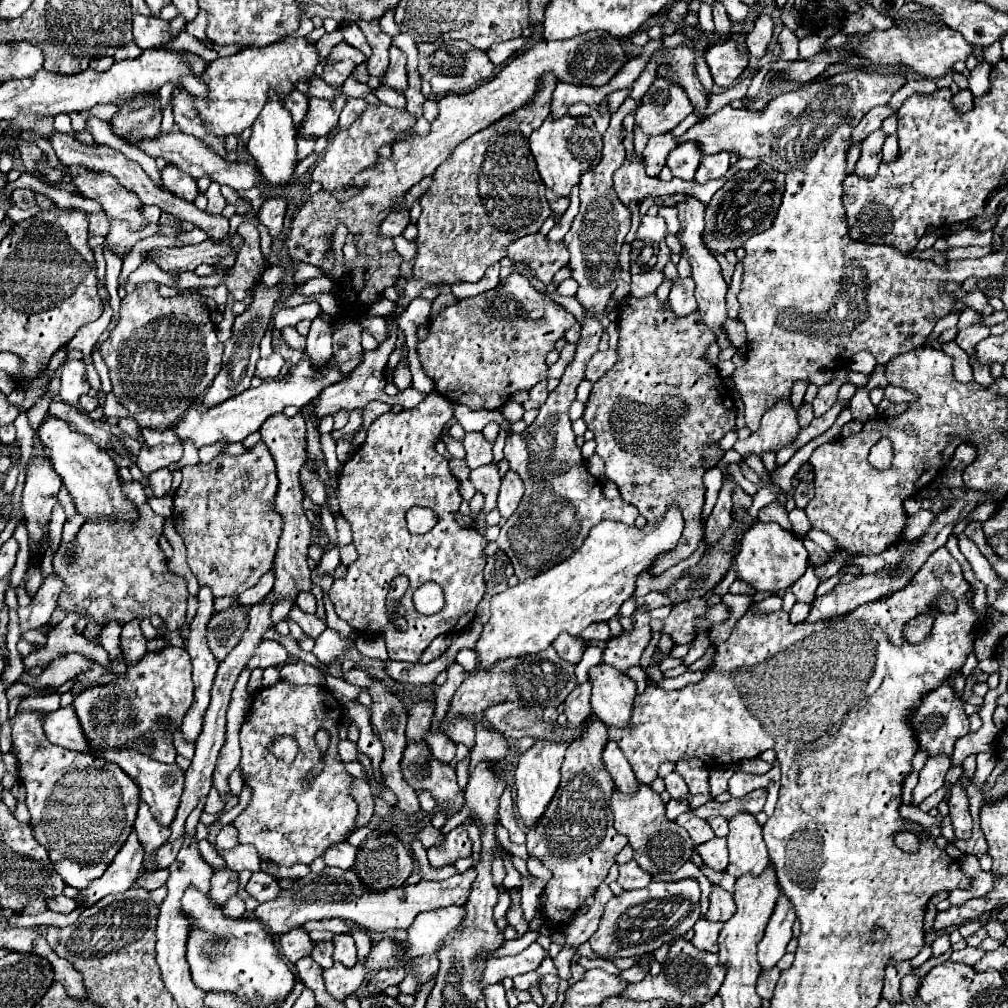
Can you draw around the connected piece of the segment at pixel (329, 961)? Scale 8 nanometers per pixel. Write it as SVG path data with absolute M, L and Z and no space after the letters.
M315 942L311 958L321 966L321 968L329 968L333 966L333 942Z

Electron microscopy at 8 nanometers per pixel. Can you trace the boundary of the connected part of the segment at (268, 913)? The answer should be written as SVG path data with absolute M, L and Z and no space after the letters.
M325 868L319 874L309 874L301 880L295 880L291 890L283 890L281 896L275 900L263 902L255 908L255 918L265 924L271 936L279 938L281 934L287 934L287 930L299 928L309 920L321 920L321 918L343 918L353 920L359 926L365 926L375 932L393 930L393 928L409 928L417 914L427 910L437 910L445 906L463 906L469 898L471 884L475 880L475 870L469 868L463 874L451 876L447 880L421 880L415 886L403 884L399 888L391 888L387 892L371 892L361 884L357 874L353 870L337 870L337 868Z

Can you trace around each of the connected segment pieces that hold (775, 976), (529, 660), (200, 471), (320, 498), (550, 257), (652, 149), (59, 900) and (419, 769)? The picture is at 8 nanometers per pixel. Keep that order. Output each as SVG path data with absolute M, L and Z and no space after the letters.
M771 968L771 970L761 972L759 974L759 980L757 980L757 994L761 998L765 998L765 1000L771 1000L777 980L779 980L779 970L777 968Z
M549 648L545 654L533 654L525 658L507 658L505 662L497 662L493 670L481 670L481 674L471 674L457 688L447 716L449 718L465 716L473 720L475 716L481 716L483 710L499 702L519 702L531 708L549 708L549 706L557 708L559 704L565 702L567 694L573 688L575 688L575 666L559 658L557 652Z
M257 442L241 456L215 456L209 464L185 466L181 468L183 482L175 492L173 524L177 534L183 538L187 548L187 564L197 576L199 586L209 586L215 596L241 594L247 588L253 588L263 574L273 566L277 542L283 530L281 514L273 506L277 492L277 474L273 466L273 456L269 454L263 442Z
M303 466L303 470L301 470L301 480L303 480L305 496L311 498L315 504L323 506L325 504L325 484L323 484L323 480L317 474L309 472L307 466Z
M541 232L519 238L509 244L509 258L513 262L525 262L537 270L537 278L551 284L557 270L567 266L569 250L563 242L553 242Z
M659 134L659 136L649 138L649 142L647 142L645 150L643 150L647 176L651 176L651 178L659 176L661 168L665 166L667 154L669 154L669 150L673 150L673 146L677 146L677 142L675 142L675 138L671 134Z
M57 896L57 898L51 898L49 902L49 910L53 912L61 912L61 914L67 914L67 912L73 912L75 910L75 900L67 898L67 896Z
M407 742L401 758L401 772L415 792L429 792L445 814L453 816L465 806L455 770L445 762L437 762L425 742Z

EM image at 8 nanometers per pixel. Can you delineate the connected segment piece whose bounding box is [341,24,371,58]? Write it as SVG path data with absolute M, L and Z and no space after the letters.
M347 24L347 26L343 26L343 28L341 28L341 34L343 34L343 42L345 42L345 44L361 50L361 52L369 58L371 50L369 50L369 44L367 44L367 38L363 36L363 32L359 30L357 24Z

